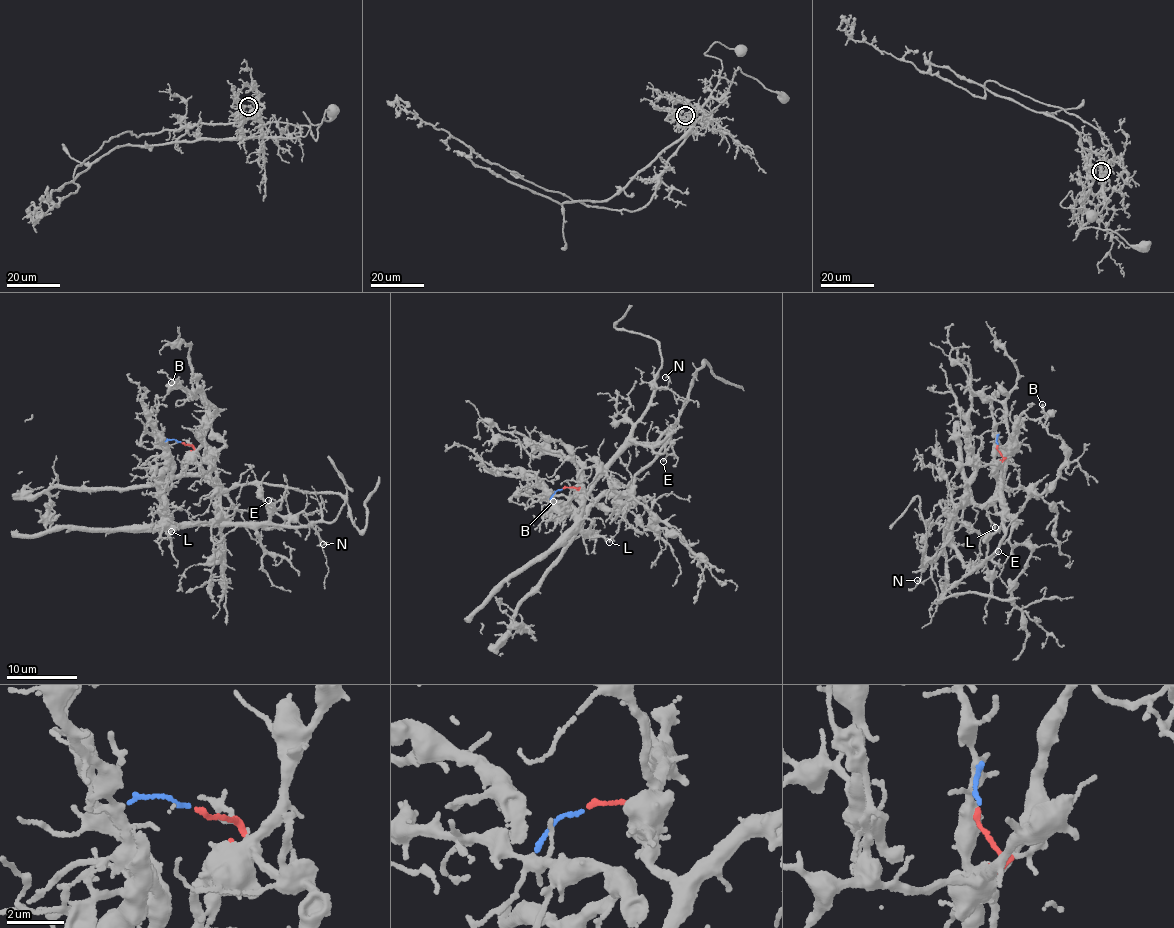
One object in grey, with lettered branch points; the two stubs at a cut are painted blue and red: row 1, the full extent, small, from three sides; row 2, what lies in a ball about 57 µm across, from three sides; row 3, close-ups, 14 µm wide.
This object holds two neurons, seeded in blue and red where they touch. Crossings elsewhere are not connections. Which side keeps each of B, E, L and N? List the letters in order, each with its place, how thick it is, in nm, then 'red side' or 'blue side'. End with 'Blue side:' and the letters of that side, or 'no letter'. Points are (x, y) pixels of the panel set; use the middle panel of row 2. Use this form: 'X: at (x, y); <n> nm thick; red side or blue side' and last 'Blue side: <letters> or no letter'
B: at (553, 501); 260 nm thick; red side
E: at (663, 461); 120 nm thick; blue side
L: at (609, 542); 140 nm thick; blue side
N: at (665, 377); 110 nm thick; blue side
Blue side: E, L, N

